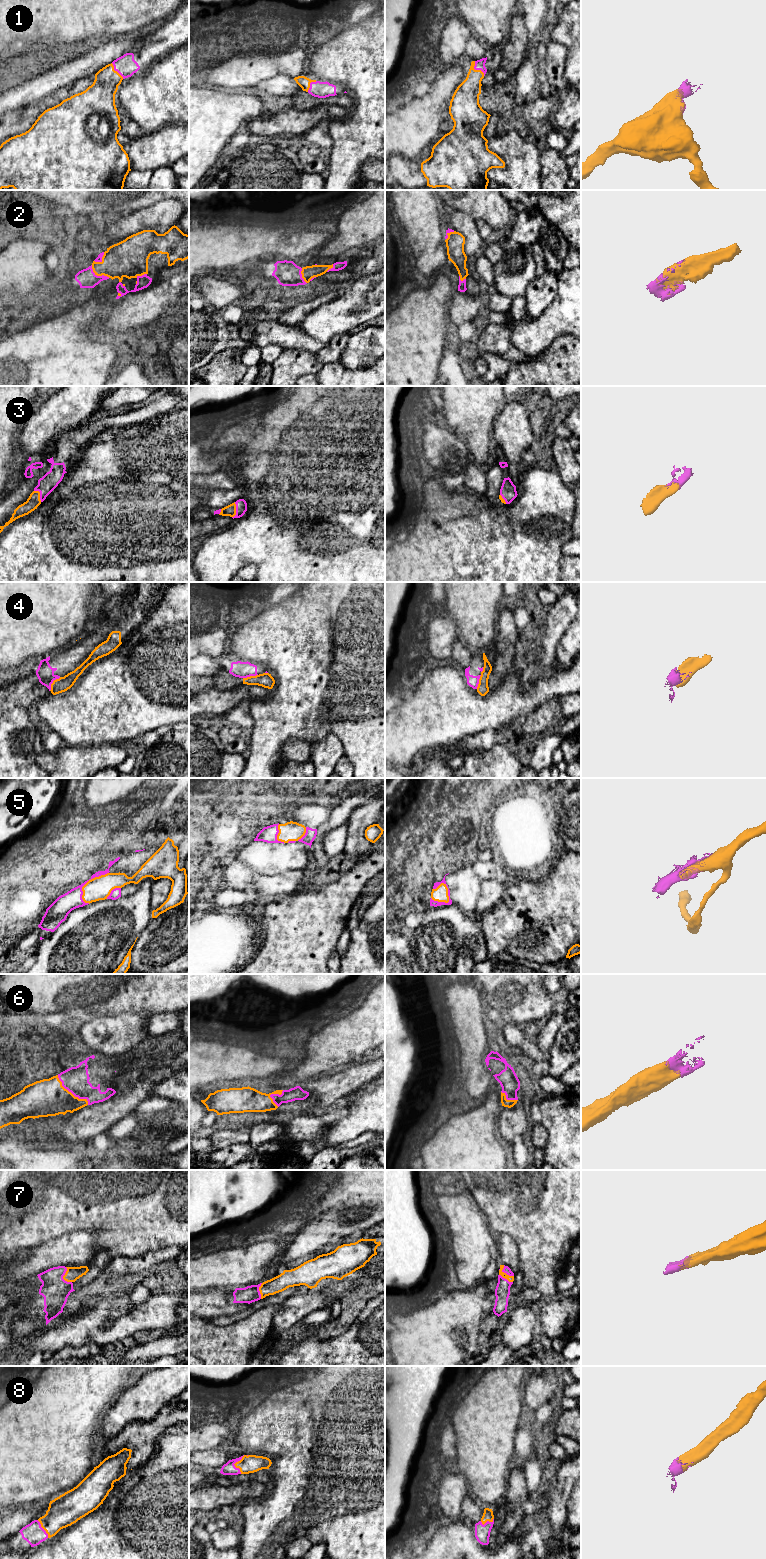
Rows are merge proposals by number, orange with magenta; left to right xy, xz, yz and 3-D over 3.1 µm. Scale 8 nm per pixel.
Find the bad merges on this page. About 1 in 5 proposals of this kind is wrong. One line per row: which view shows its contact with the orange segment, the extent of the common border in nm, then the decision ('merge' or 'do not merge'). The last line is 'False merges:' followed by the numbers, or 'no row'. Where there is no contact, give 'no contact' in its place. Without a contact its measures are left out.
1: meets orange in yz; contact 150 nm long; merge
2: meets orange in xy; contact 180 nm long; merge
3: meets orange in xz; contact 130 nm long; merge
4: meets orange in xy; contact 140 nm long; do not merge
5: meets orange in yz; contact 180 nm long; merge
6: meets orange in xy; contact 340 nm long; merge
7: meets orange in xy; contact 140 nm long; merge
8: meets orange in xz; contact 160 nm long; merge
False merges: 4

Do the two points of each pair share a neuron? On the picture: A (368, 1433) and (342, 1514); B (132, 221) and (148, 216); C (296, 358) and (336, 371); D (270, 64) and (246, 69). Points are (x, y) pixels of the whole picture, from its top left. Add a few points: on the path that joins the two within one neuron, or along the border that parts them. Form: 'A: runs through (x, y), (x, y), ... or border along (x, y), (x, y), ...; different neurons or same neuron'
A: runs through (368, 1453), (368, 1488), (362, 1494); same neuron
B: runs through (136, 221), (144, 219); same neuron
C: border along (323, 365), (315, 373); different neurons
D: runs through (264, 67), (252, 69); same neuron

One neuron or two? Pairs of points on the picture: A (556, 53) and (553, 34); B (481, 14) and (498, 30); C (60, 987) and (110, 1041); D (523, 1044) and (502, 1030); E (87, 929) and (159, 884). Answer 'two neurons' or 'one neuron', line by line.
A: two neurons
B: one neuron
C: two neurons
D: one neuron
E: two neurons

